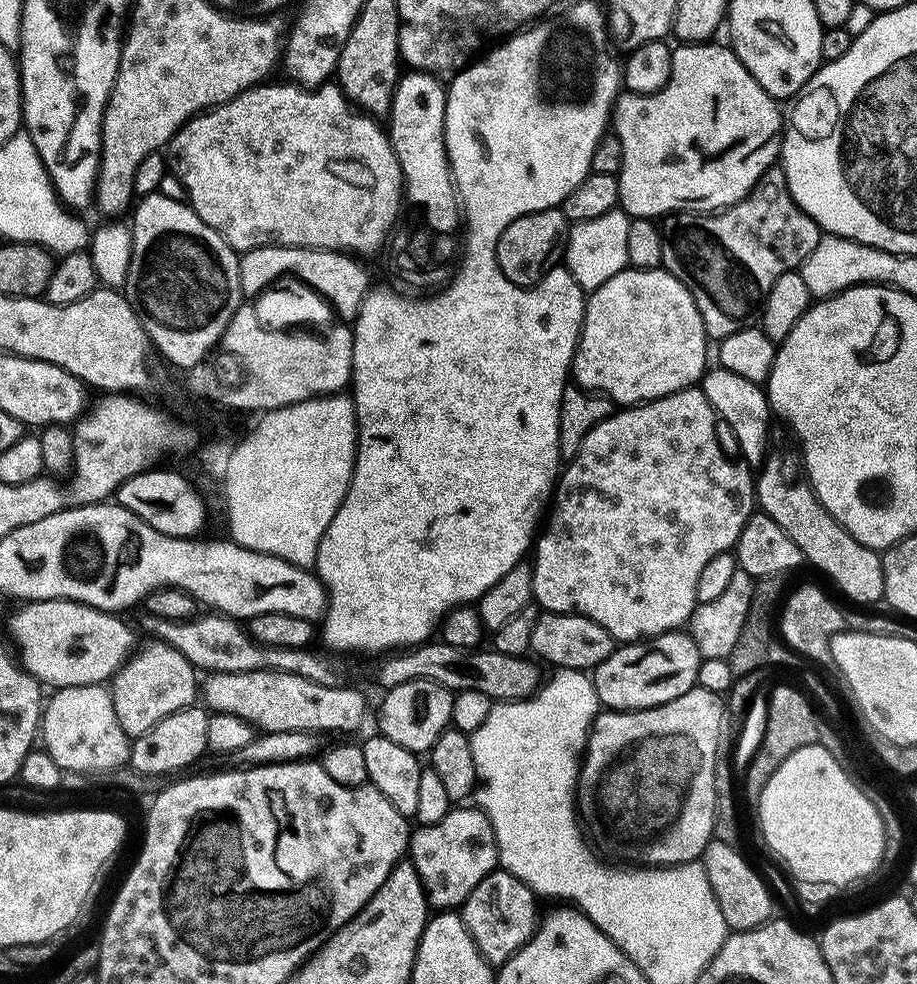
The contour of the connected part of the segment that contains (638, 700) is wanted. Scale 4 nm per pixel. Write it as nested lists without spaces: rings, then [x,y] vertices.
[[[677,630],[638,644],[617,647],[610,658],[594,669],[601,705],[614,712],[641,712],[674,702],[698,685],[702,657],[687,631]]]

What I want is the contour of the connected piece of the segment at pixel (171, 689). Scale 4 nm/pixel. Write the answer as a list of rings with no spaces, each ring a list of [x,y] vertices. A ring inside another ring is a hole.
[[[148,642],[133,655],[132,659],[120,669],[120,673],[111,681],[110,693],[112,696],[114,710],[117,712],[117,720],[128,737],[135,737],[137,734],[149,732],[162,718],[174,714],[178,710],[186,710],[193,707],[198,700],[198,688],[196,692],[197,669],[193,668],[182,653],[174,650],[168,644],[159,642]]]

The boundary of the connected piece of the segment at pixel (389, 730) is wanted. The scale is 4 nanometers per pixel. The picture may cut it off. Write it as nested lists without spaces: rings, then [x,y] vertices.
[[[415,680],[414,682],[399,684],[397,688],[389,688],[383,695],[384,701],[380,704],[379,735],[390,738],[390,742],[398,742],[398,746],[402,746],[406,750],[417,754],[431,753],[432,747],[438,742],[438,738],[442,738],[442,734],[452,728],[456,696],[440,684],[435,684],[429,680]]]

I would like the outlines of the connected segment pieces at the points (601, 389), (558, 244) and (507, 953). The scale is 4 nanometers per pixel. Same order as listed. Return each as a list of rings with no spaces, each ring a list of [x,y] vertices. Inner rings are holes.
[[[625,270],[619,272],[614,278],[610,278],[610,282],[606,282],[606,286],[602,286],[597,292],[593,292],[587,297],[584,309],[584,329],[580,331],[580,345],[576,347],[576,357],[572,363],[572,376],[575,383],[584,391],[609,396],[618,406],[649,404],[651,400],[661,400],[670,394],[678,394],[687,388],[695,388],[703,381],[710,368],[708,365],[708,344],[710,345],[710,337],[702,322],[702,314],[690,294],[690,290],[686,290],[686,286],[682,286],[682,282],[678,282],[678,278],[674,278],[663,270],[654,272]]]
[[[560,208],[542,210],[538,214],[511,221],[496,247],[498,266],[510,282],[520,288],[534,288],[561,263],[566,252],[570,225]]]
[[[495,870],[477,886],[462,907],[464,925],[476,940],[485,960],[493,966],[503,965],[517,956],[539,928],[538,898],[531,888],[510,872]]]

